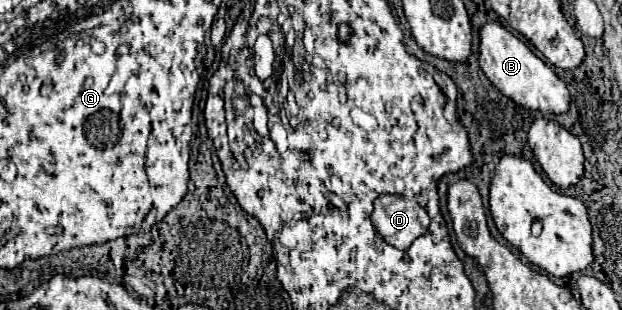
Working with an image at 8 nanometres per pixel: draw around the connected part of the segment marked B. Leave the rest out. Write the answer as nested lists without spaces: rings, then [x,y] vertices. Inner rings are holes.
[[[490,20],[480,26],[480,68],[486,74],[486,78],[492,82],[494,88],[498,88],[504,96],[514,100],[516,104],[528,108],[528,110],[540,110],[540,112],[554,112],[562,114],[568,110],[570,94],[566,84],[554,74],[550,66],[546,66],[520,38],[516,38],[512,32],[508,32],[498,20]]]

